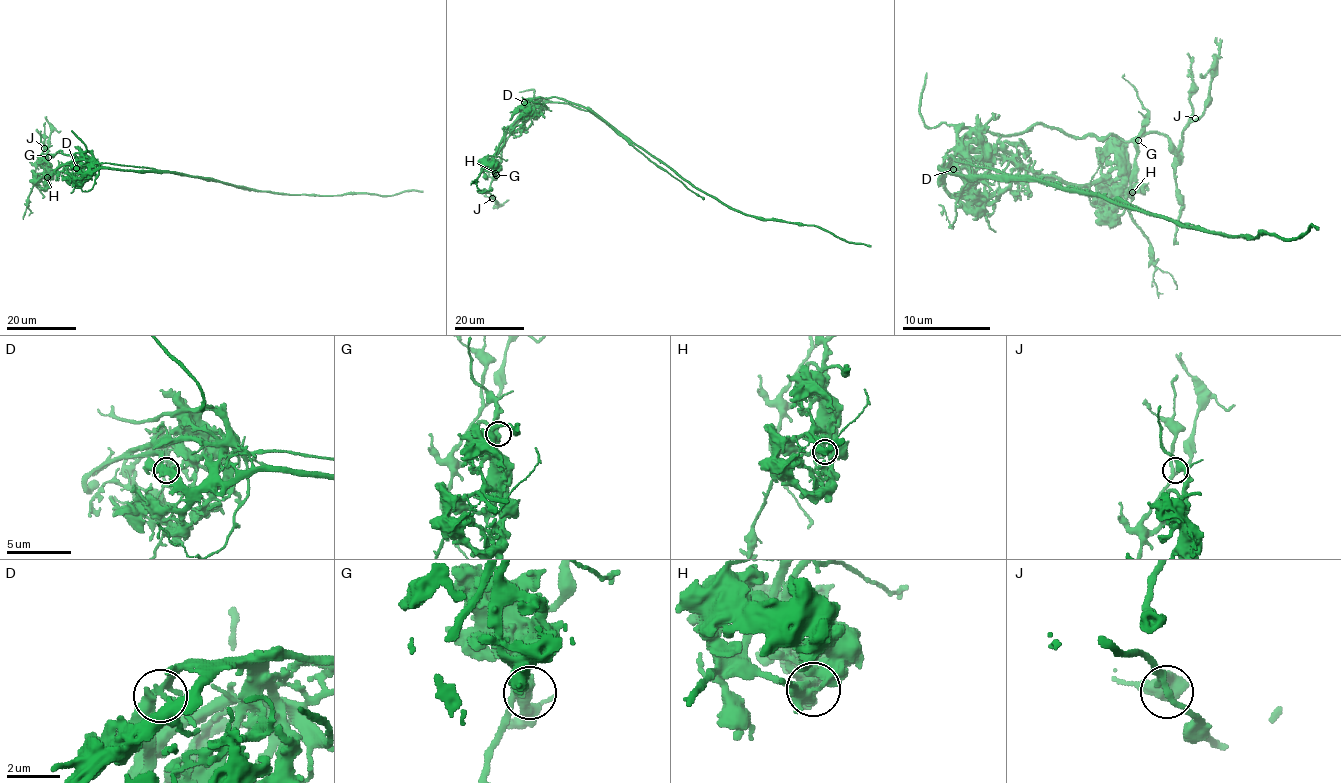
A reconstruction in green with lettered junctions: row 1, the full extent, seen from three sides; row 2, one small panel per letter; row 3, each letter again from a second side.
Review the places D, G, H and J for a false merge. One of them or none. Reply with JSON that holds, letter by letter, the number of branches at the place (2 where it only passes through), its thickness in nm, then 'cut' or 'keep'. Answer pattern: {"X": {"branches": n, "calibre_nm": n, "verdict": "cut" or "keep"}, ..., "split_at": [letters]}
{"D": {"branches": 3, "calibre_nm": 360, "verdict": "keep"}, "G": {"branches": 4, "calibre_nm": 400, "verdict": "keep"}, "H": {"branches": 4, "calibre_nm": 400, "verdict": "cut"}, "J": {"branches": 3, "calibre_nm": 200, "verdict": "keep"}, "split_at": ["H"]}

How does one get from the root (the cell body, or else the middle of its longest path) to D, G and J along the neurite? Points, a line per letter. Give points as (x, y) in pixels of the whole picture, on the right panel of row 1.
D: (1048, 184), (1030, 180), (966, 177), (938, 169), (942, 180), (944, 173), (953, 169)
G: (1048, 184), (958, 162), (951, 155), (979, 131), (1017, 136), (1034, 125), (1048, 125), (1072, 138), (1138, 140)
J: (1048, 184), (951, 155), (979, 131), (1017, 136), (1048, 125), (1072, 138), (1162, 133), (1179, 158), (1195, 118)

